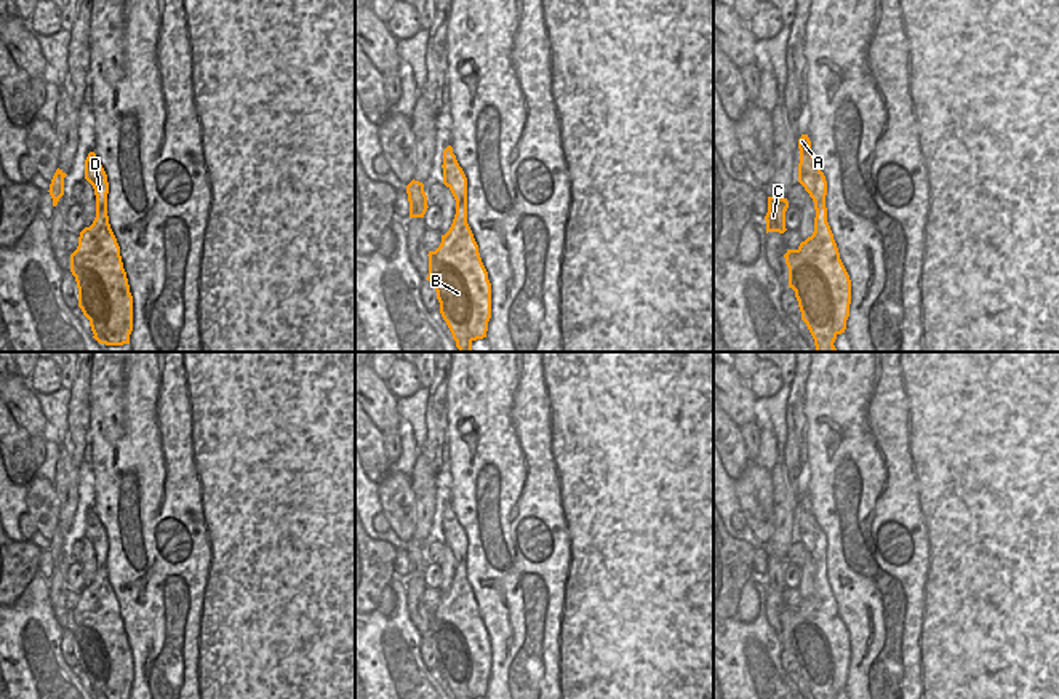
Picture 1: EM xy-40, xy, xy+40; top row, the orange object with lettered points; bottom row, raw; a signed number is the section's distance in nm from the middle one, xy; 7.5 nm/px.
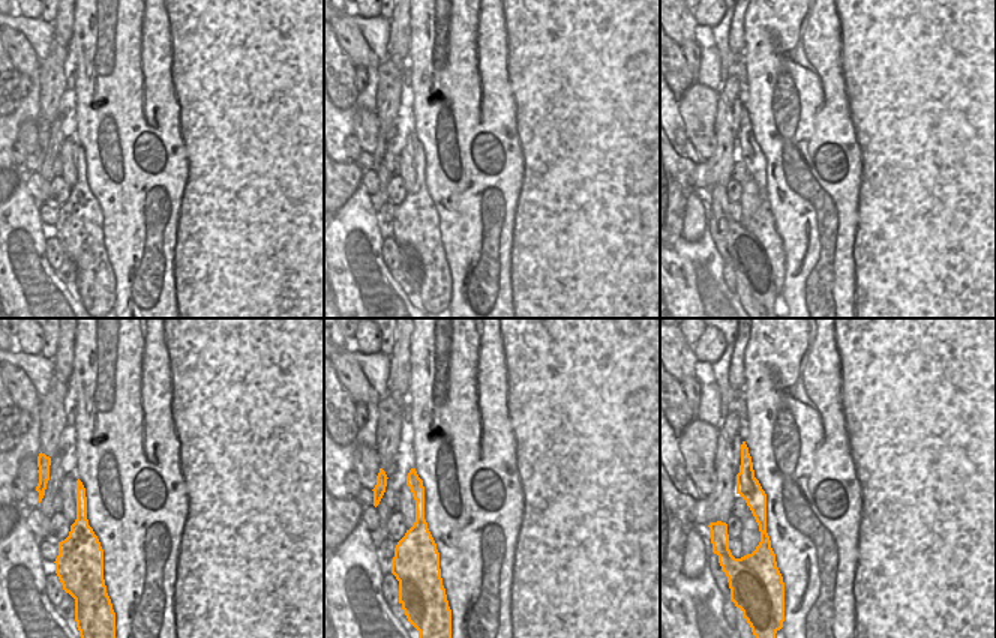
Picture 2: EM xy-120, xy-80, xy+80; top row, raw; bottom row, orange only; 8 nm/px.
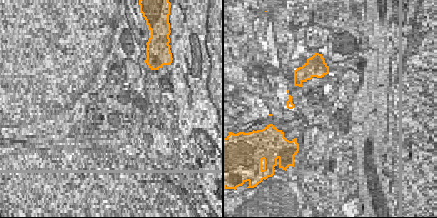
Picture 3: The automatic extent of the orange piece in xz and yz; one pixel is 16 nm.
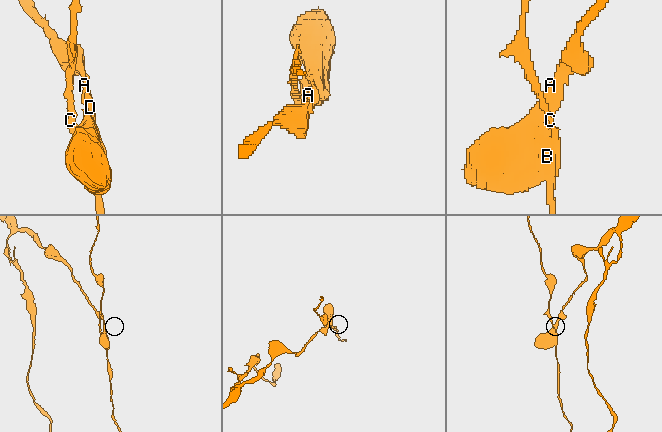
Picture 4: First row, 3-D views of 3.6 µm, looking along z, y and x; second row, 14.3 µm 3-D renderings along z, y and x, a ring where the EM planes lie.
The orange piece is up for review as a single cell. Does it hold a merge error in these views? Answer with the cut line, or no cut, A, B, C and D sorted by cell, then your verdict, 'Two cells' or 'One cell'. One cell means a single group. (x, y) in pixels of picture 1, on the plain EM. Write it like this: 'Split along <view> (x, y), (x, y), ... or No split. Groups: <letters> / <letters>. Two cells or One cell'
Split along xy (434, 610), (466, 640), (471, 655), (469, 693), (474, 698). Groups: A D / B C. Two cells

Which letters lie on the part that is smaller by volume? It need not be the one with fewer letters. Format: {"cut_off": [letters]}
{"cut_off": ["B", "C"]}

